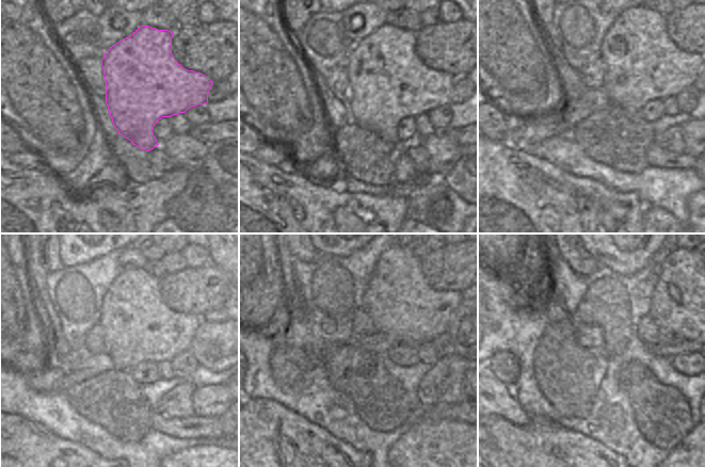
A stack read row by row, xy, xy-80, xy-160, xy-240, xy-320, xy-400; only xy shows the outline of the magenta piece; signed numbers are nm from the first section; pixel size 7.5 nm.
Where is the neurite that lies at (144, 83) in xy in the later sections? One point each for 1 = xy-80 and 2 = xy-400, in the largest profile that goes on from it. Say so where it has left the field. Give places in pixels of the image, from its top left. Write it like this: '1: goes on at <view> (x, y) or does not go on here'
1: goes on at xy-80 (388, 82)
2: goes on at xy-400 (653, 300)

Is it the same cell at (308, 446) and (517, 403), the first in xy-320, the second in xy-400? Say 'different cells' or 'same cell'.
different cells

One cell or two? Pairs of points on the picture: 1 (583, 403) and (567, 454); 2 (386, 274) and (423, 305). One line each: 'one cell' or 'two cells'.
1: two cells
2: one cell

